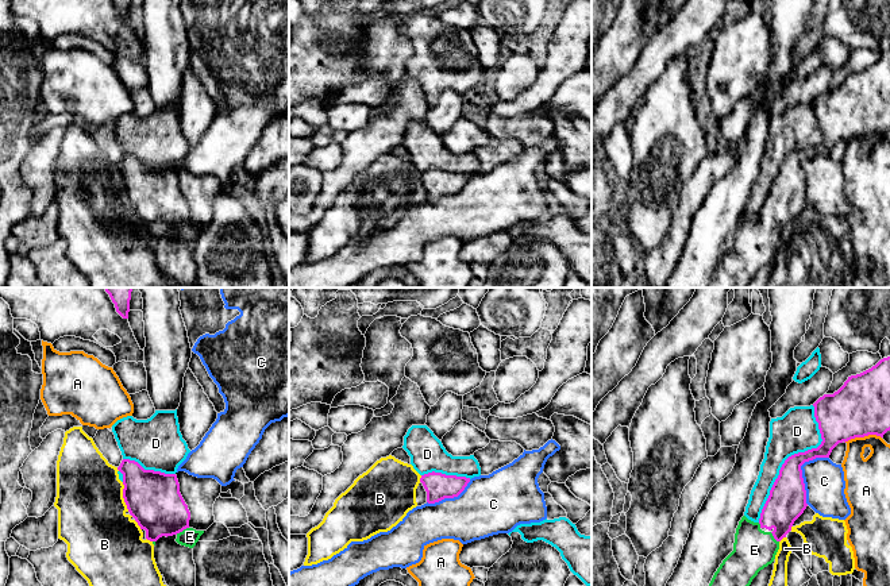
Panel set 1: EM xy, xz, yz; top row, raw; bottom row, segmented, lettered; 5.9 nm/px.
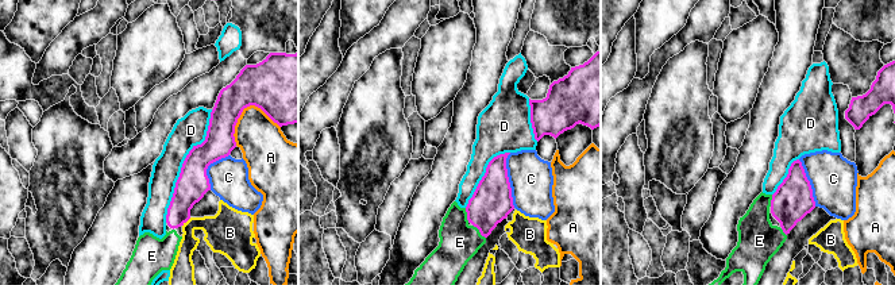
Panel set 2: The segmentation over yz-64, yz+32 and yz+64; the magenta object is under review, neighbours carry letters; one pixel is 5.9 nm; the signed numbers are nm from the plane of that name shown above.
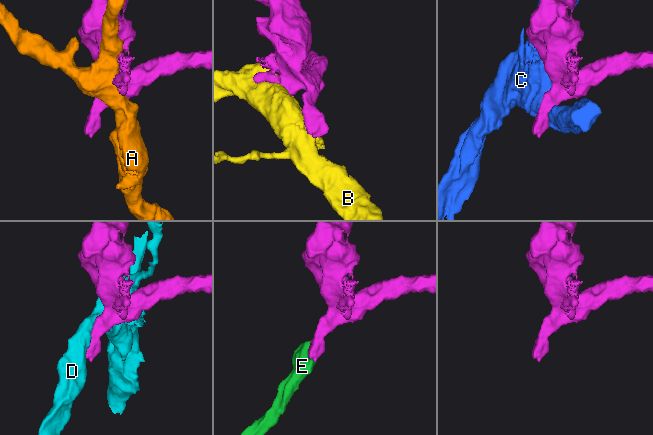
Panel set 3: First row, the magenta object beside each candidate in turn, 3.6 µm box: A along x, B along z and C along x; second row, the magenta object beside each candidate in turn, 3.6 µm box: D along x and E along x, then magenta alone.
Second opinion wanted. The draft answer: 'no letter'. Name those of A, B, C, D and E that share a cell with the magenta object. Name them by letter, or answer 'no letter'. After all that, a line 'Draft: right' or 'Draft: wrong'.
E
Draft: wrong

